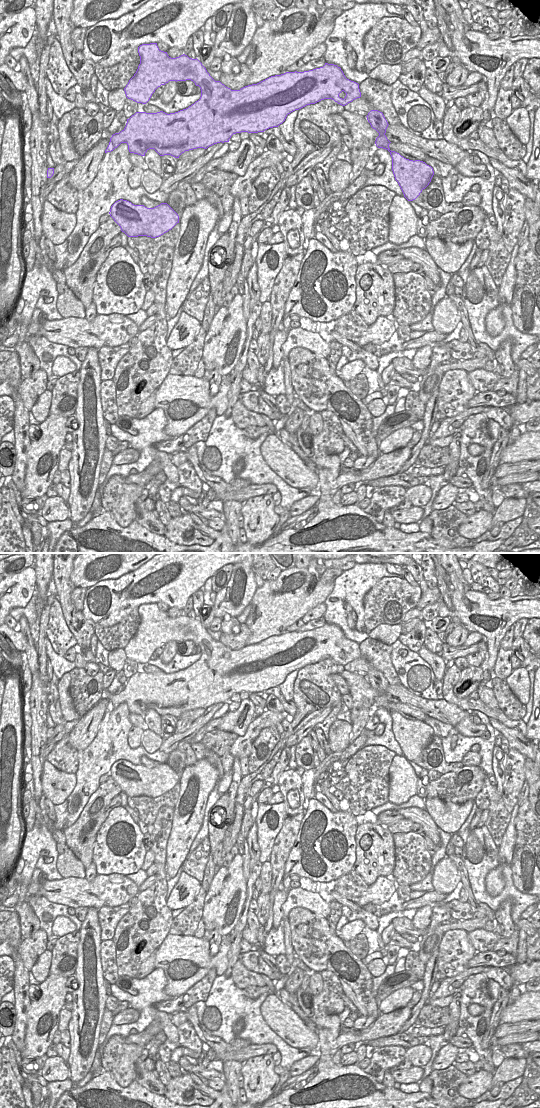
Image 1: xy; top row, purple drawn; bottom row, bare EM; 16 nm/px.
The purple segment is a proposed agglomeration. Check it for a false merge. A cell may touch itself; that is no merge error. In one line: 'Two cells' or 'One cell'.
Two cells

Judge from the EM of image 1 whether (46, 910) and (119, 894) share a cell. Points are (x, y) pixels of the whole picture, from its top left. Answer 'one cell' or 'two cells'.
two cells

